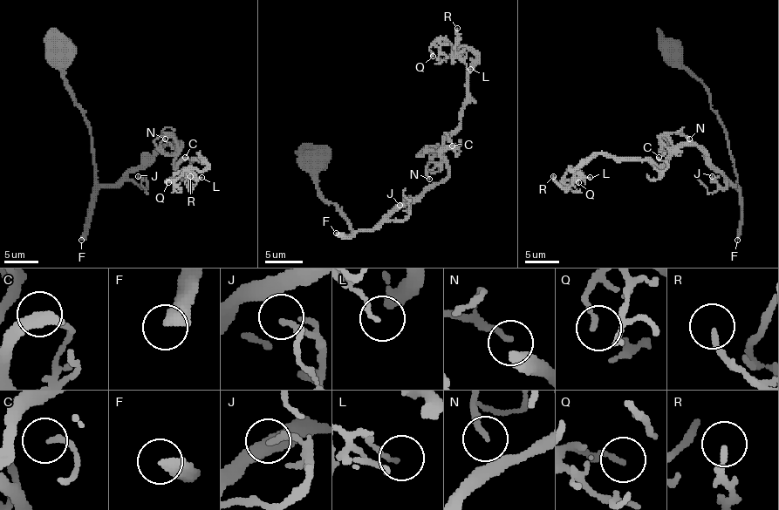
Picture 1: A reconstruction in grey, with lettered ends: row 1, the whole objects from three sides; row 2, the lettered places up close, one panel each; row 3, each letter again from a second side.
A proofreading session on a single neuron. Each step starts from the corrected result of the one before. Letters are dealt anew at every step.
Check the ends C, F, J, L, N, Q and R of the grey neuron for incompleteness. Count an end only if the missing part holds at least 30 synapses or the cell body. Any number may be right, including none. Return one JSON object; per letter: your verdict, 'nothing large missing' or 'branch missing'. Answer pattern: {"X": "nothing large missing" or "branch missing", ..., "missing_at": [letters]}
{"C": "nothing large missing", "F": "branch missing", "J": "nothing large missing", "L": "nothing large missing", "N": "nothing large missing", "Q": "nothing large missing", "R": "nothing large missing", "missing_at": ["F"]}

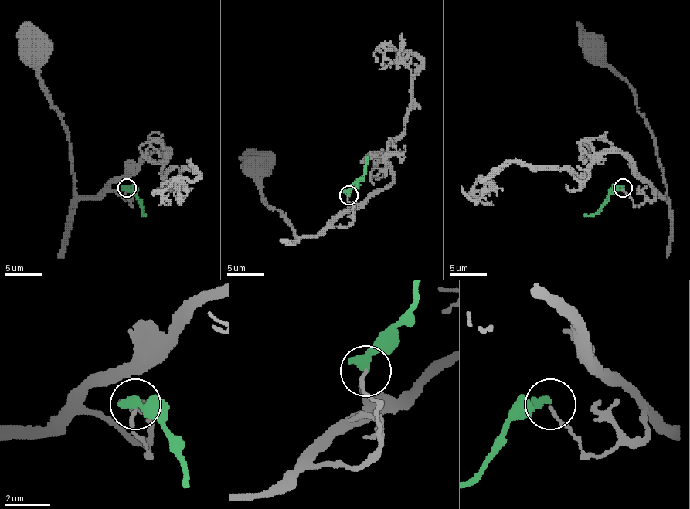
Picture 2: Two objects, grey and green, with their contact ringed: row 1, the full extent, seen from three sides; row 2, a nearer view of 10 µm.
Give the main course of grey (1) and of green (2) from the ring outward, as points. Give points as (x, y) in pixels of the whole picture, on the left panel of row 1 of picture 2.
1: (127, 188), (130, 205), (113, 191), (78, 195), (75, 190), (69, 134), (39, 79), (43, 55), (35, 49)
2: (127, 188), (146, 214)

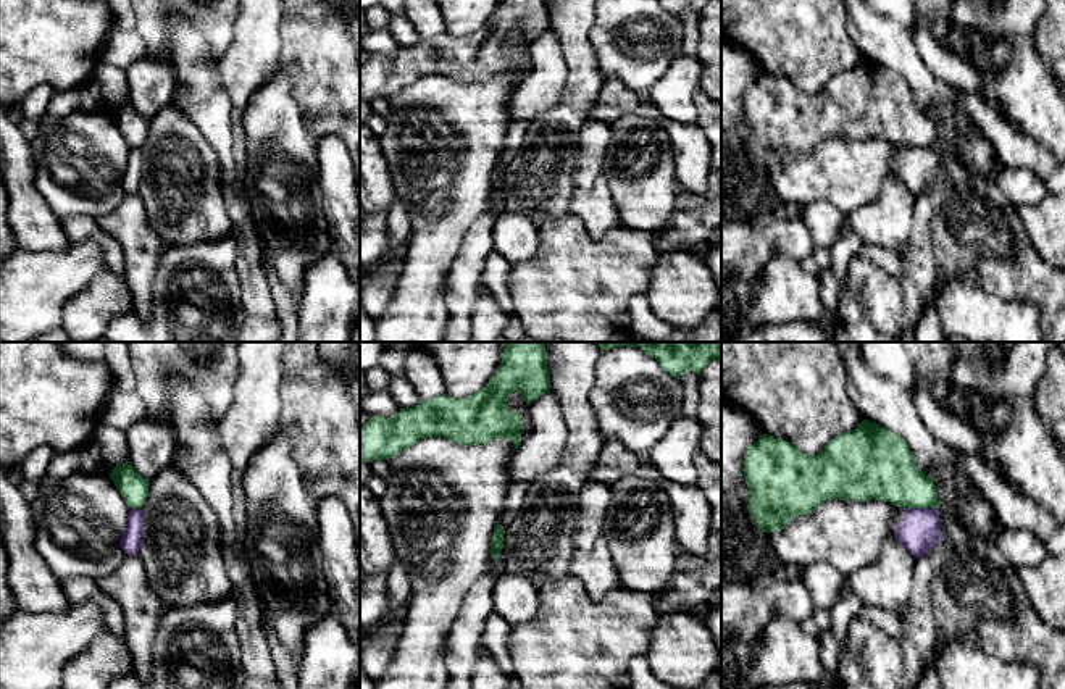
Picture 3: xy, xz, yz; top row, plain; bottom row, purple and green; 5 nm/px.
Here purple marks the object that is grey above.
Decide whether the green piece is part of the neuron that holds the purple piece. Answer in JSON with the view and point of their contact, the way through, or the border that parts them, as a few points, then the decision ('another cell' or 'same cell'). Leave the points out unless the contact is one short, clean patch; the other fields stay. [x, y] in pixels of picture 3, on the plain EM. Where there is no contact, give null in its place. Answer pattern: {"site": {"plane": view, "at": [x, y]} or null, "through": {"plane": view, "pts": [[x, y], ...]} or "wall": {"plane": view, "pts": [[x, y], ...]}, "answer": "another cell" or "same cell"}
{"site": {"plane": "yz", "at": [920, 147]}, "answer": "another cell"}

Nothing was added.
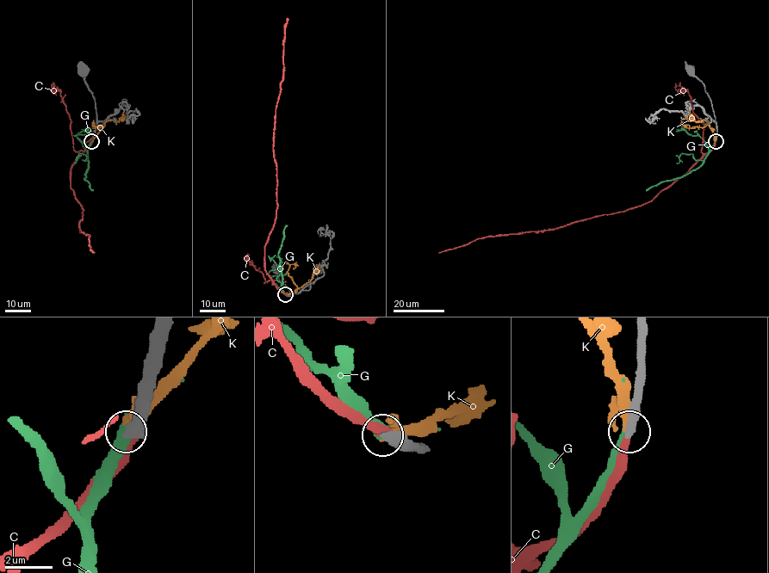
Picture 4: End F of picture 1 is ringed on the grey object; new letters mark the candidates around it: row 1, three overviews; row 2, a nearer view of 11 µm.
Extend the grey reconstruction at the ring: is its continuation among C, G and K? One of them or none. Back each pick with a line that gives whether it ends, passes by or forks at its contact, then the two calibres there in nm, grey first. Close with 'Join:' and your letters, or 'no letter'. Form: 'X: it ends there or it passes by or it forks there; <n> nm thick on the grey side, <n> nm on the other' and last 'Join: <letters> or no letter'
G: it ends there; 440 nm thick on the grey side, 440 nm on the other
Join: G

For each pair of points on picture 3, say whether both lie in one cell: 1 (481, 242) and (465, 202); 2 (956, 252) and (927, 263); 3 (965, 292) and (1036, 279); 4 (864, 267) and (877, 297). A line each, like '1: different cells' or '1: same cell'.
1: different cells
2: different cells
3: different cells
4: same cell

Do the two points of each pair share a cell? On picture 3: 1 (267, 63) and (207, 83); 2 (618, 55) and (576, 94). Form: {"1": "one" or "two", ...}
{"1": "two", "2": "two"}

